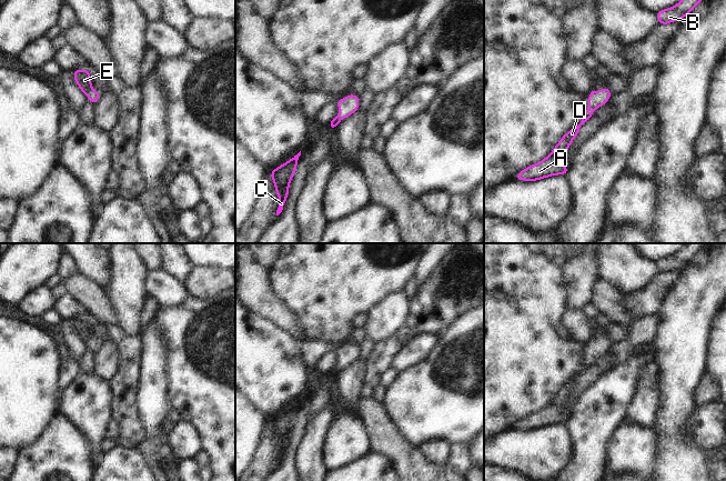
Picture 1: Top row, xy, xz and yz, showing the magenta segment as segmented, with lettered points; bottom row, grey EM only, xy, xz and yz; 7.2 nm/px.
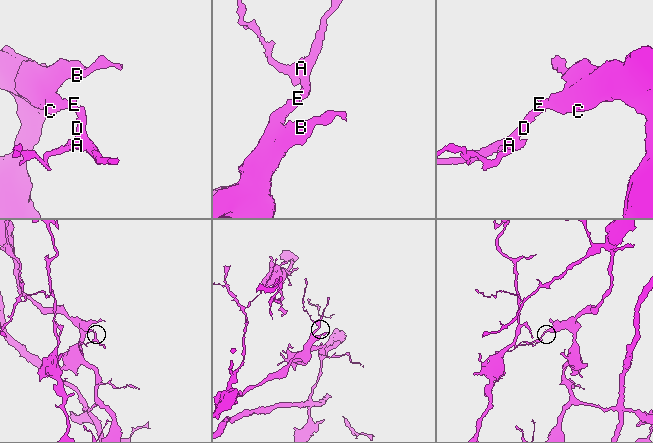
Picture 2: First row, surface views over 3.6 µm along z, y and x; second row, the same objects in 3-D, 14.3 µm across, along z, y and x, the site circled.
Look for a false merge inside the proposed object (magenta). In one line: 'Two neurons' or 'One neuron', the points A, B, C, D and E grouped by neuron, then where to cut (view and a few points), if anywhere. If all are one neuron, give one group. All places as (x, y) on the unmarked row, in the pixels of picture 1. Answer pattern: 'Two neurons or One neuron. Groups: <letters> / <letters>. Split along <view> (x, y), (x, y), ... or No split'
One neuron. Groups: A B C D E. No split

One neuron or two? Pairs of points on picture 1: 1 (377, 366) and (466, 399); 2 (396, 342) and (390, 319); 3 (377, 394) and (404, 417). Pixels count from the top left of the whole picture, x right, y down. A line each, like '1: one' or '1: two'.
1: two
2: two
3: two

